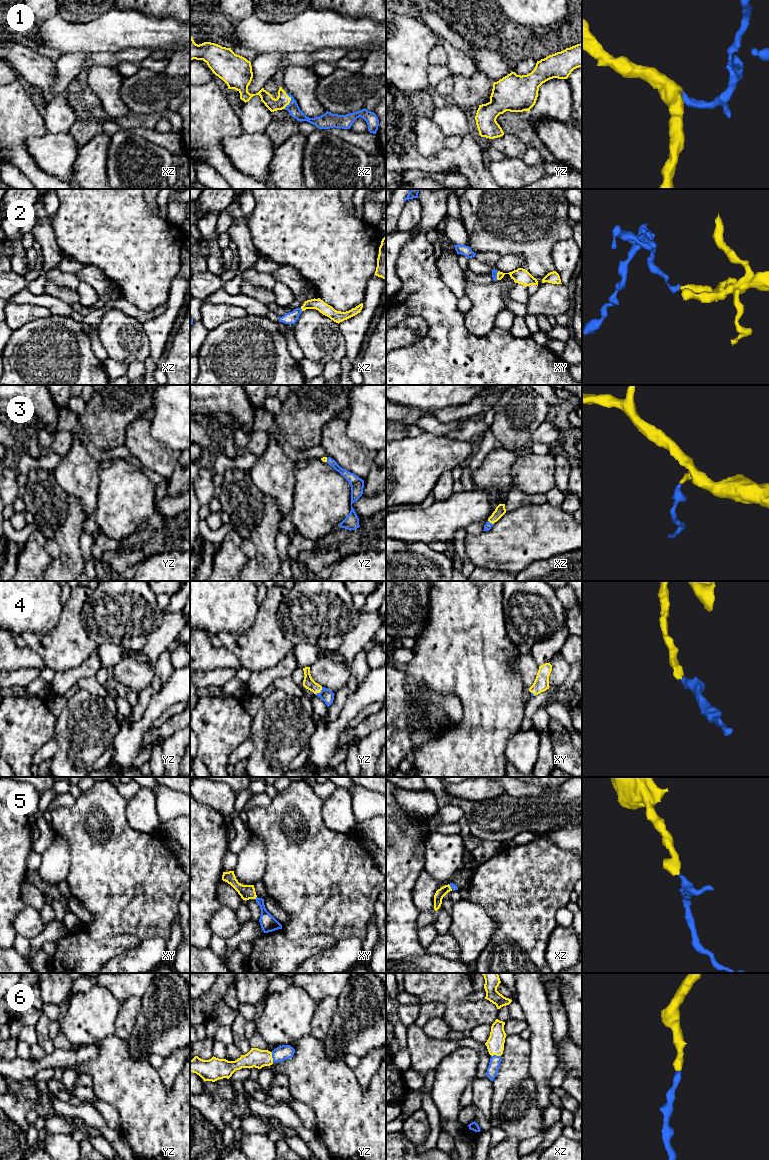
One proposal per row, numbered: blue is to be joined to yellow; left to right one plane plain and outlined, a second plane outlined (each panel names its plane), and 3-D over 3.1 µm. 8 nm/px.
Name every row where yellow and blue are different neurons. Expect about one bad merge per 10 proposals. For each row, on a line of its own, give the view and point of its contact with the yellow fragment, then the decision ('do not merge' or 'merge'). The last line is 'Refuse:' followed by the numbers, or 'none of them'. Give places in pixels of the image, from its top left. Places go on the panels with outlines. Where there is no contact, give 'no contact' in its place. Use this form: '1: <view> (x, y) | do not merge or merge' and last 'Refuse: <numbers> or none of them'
1: xz (290, 100) | merge
2: xz (302, 310) | do not merge
3: xz (490, 522) | merge
4: yz (319, 692) | merge
5: xy (255, 898) | merge
6: yz (271, 1057) | merge
Refuse: 2

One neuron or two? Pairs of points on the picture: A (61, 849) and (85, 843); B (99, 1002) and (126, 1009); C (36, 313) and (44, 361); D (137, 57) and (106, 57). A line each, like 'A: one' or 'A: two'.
A: two
B: two
C: two
D: one

